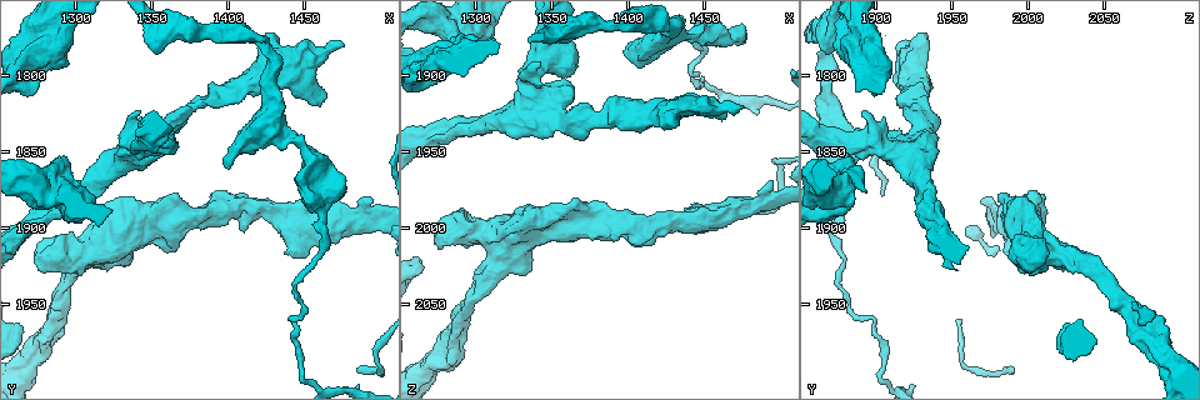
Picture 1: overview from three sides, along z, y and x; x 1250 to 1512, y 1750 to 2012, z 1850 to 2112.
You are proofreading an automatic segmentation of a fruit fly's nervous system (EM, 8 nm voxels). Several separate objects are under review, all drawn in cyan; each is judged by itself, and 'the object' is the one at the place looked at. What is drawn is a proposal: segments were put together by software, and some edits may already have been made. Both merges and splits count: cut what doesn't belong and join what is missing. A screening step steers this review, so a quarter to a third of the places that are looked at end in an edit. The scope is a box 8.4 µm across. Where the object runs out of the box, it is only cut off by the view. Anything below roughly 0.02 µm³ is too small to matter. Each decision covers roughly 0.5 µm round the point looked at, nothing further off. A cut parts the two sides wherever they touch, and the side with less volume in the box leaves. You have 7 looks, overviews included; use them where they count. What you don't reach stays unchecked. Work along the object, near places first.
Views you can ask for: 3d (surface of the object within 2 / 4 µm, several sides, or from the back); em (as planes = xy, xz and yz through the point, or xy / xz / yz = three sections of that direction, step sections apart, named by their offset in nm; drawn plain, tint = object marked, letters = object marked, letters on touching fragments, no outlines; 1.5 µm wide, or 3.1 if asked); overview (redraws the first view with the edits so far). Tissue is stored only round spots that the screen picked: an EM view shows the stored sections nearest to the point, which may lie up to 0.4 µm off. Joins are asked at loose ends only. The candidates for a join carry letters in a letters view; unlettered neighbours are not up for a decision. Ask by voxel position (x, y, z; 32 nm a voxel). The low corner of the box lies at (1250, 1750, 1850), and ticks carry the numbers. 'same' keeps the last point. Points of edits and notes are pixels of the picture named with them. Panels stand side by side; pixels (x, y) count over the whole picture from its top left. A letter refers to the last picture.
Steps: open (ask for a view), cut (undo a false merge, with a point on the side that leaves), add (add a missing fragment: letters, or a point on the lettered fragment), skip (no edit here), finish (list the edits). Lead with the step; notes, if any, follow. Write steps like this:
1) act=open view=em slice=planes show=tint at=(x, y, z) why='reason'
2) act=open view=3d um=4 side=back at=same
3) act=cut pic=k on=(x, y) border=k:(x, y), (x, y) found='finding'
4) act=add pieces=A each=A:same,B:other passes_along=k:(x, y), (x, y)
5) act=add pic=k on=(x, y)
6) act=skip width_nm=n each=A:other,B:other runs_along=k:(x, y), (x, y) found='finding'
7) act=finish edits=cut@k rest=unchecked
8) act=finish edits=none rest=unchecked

act=open view=em slice=planes show=letters at=(1342, 1822, 1890) why='an open end'

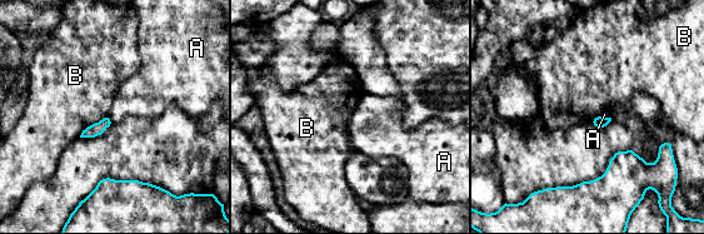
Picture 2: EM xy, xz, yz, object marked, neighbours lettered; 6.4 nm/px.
act=skip each=A:other,B:other found='none of them fits'

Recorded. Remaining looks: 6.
act=open view=em slice=yz step=8 show=tint at=(1462, 1900, 1872) why='thick turns thin'

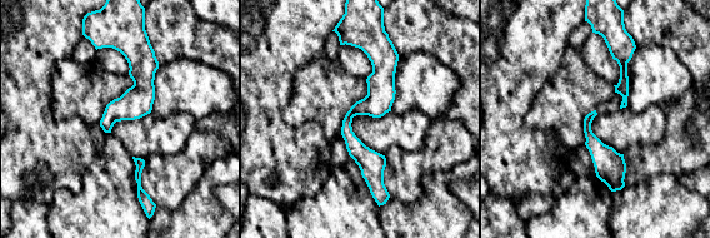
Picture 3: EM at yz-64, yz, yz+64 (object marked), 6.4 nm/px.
act=open view=em slice=xy step=8 show=letters at=same

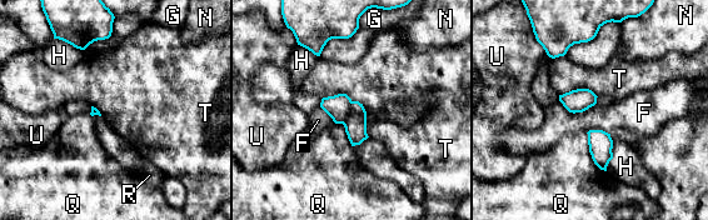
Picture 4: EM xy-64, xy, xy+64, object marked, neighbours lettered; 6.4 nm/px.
act=cut pic=4 on=(355, 125) each=F:other,G:other,H:other,N:other,Q:other,R:other,T:other,U:other border=4:(352, 101), (349, 115), (342, 123) found='a second cell is stuck on'

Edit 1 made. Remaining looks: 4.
act=open view=overview why='redraw'

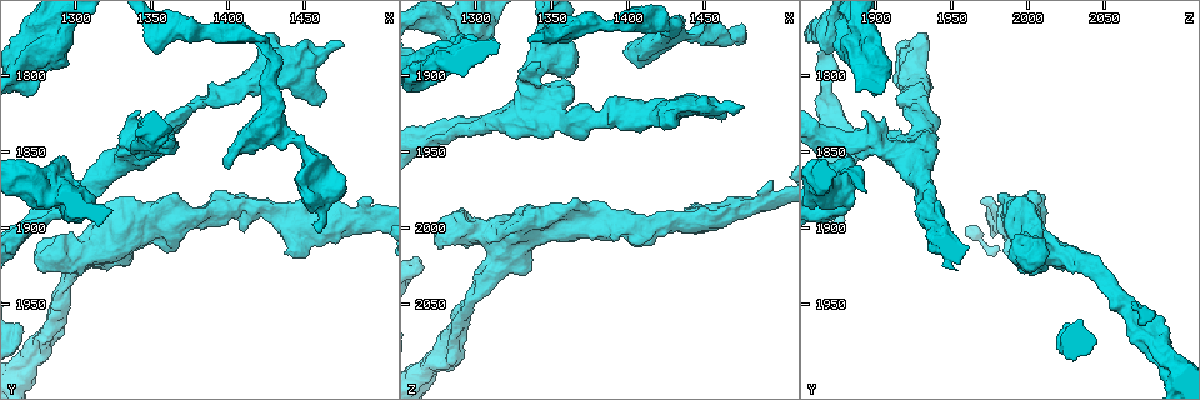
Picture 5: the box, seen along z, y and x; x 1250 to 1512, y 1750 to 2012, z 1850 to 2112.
act=open view=em slice=planes show=letters at=(1400, 1858, 1882)

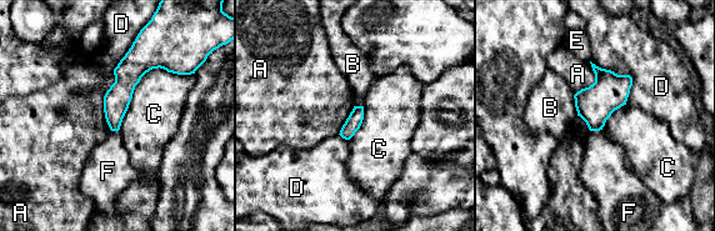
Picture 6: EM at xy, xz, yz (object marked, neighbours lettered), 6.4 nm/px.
act=skip longest_contact=C:600nm each=A:other,B:other,C:other,D:other,E:other,F:other found='none of them fits'

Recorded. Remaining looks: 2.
act=finish edits=cut@4 rest=unchecked

